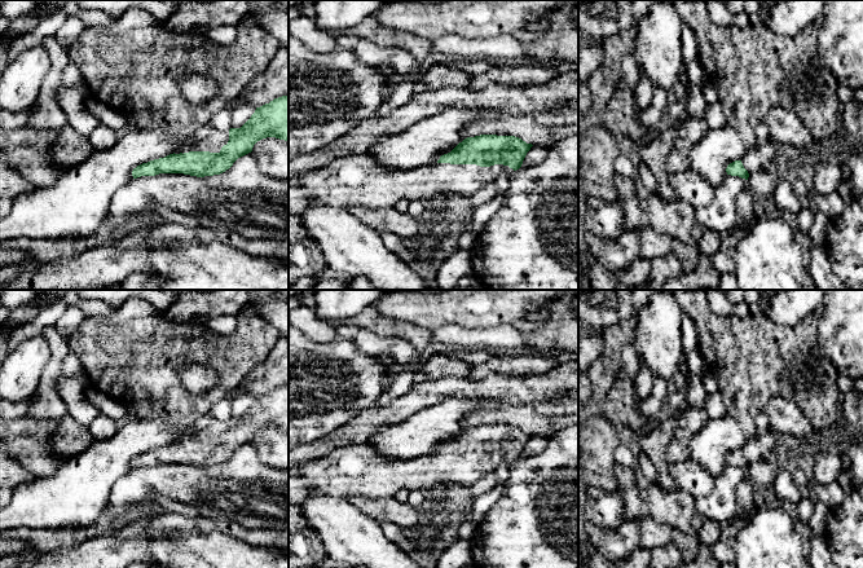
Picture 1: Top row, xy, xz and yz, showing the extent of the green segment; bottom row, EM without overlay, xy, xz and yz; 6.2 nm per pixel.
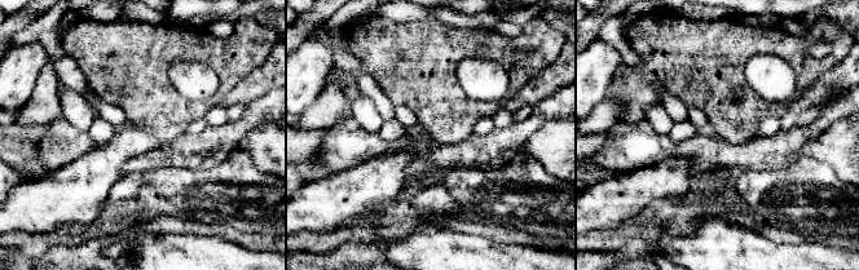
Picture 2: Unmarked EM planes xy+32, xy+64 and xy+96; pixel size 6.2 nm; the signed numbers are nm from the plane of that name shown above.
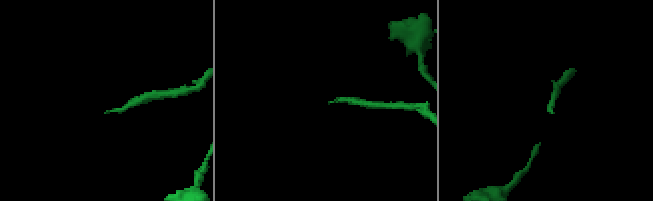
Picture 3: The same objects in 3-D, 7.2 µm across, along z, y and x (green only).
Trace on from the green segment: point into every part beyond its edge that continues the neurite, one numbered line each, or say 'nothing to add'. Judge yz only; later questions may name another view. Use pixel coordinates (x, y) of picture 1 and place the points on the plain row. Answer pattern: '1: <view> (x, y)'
1: yz (761, 447)

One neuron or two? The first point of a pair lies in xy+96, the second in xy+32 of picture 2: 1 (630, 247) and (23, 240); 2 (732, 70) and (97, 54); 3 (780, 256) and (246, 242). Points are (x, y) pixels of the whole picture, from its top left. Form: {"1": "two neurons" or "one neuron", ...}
{"1": "two neurons", "2": "one neuron", "3": "two neurons"}

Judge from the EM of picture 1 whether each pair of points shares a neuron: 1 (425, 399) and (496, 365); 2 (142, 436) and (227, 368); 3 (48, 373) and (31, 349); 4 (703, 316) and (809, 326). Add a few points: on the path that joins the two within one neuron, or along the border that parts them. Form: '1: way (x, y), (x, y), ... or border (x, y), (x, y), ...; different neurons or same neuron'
1: border (500, 373), (489, 373), (481, 378), (470, 378); different neurons
2: border (167, 422), (176, 427), (185, 427), (192, 423); different neurons
3: border (44, 337), (49, 348), (49, 361), (34, 392); different neurons
4: way (729, 337), (783, 337); same neuron

